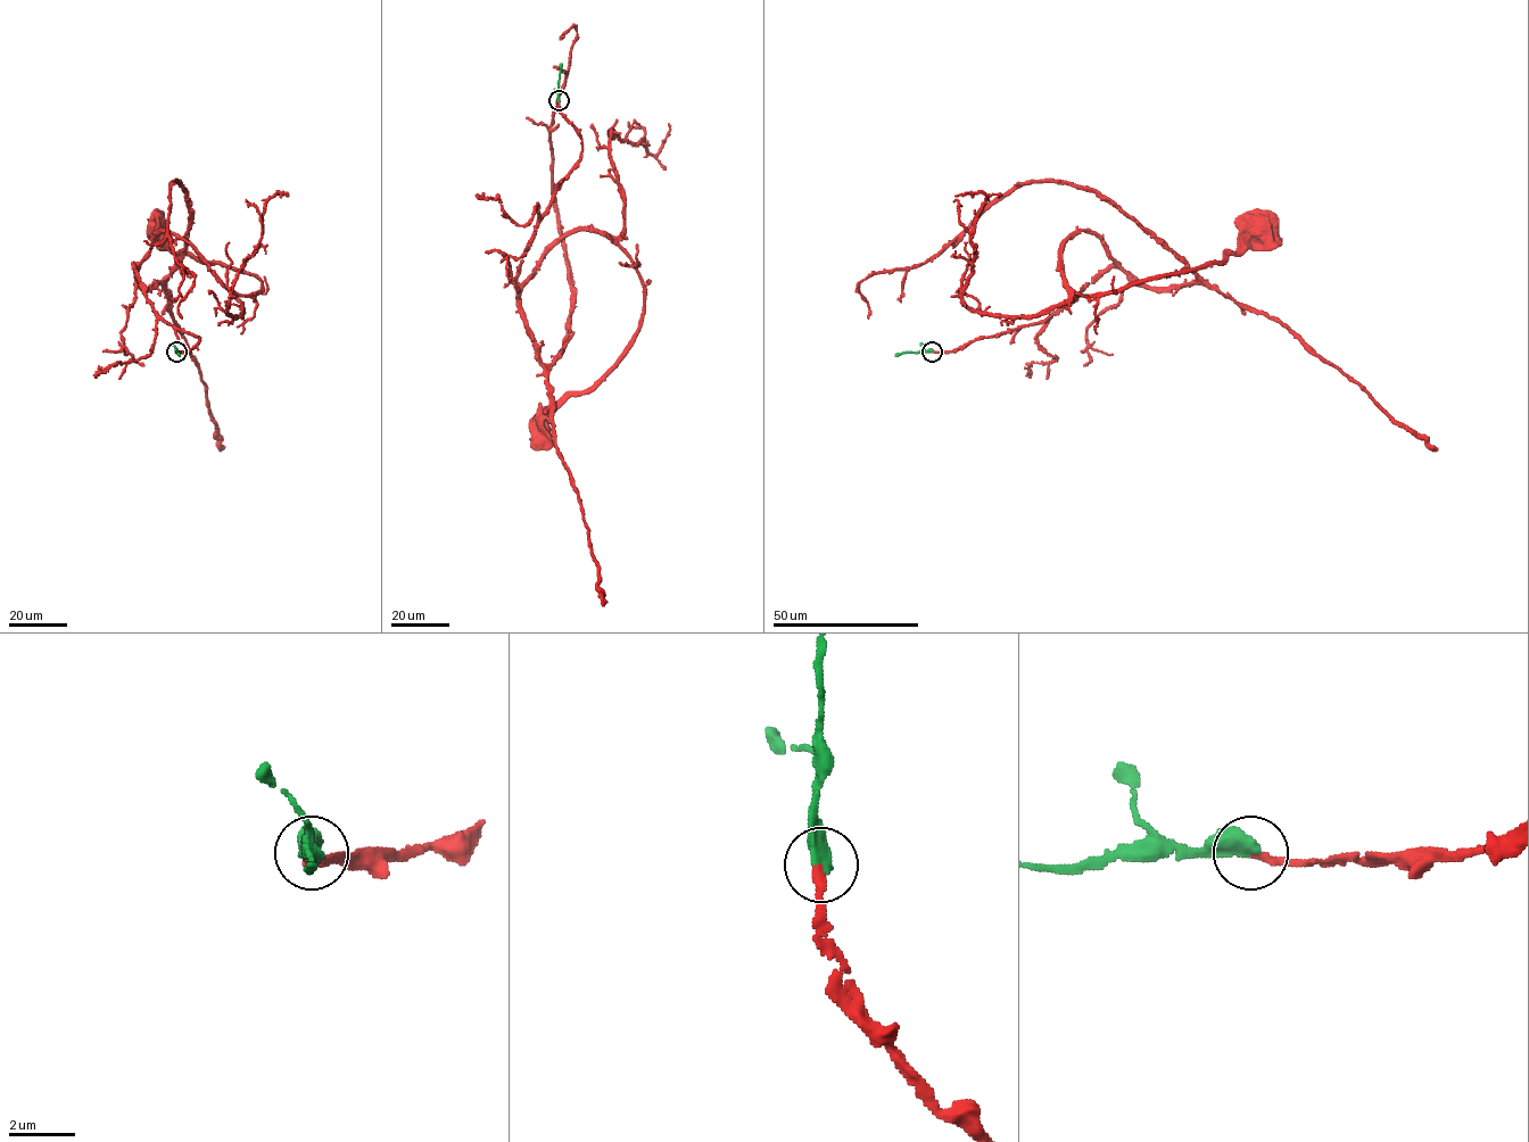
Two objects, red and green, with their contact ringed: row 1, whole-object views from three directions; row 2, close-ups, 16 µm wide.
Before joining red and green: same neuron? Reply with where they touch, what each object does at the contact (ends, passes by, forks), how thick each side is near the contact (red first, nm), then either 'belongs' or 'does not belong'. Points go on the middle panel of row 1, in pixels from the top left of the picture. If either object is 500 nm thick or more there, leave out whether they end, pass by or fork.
at (559, 100); 240 nm thick on the red side, 550 nm on the other; belongs

